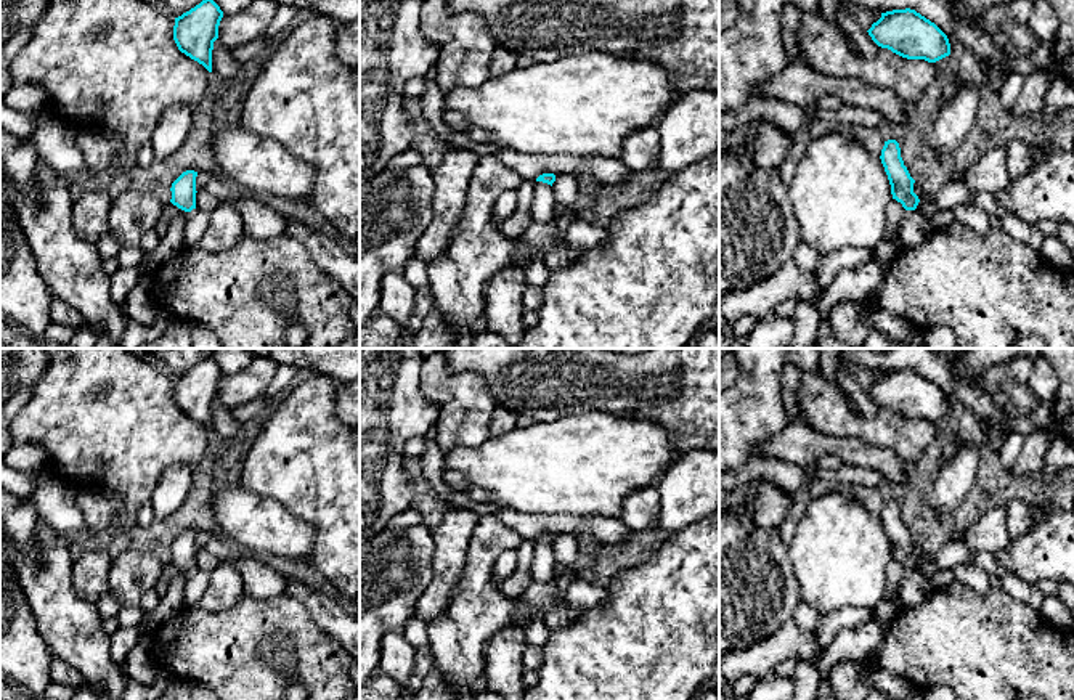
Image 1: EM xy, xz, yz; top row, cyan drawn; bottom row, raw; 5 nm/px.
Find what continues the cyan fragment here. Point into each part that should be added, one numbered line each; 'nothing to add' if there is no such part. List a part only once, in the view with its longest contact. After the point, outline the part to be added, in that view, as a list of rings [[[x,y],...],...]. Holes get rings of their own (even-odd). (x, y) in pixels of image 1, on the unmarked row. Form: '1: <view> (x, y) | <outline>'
nothing to add

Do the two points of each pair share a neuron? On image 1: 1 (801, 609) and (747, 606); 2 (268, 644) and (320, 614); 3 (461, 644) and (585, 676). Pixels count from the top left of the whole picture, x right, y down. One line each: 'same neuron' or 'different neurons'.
1: different neurons
2: different neurons
3: different neurons

